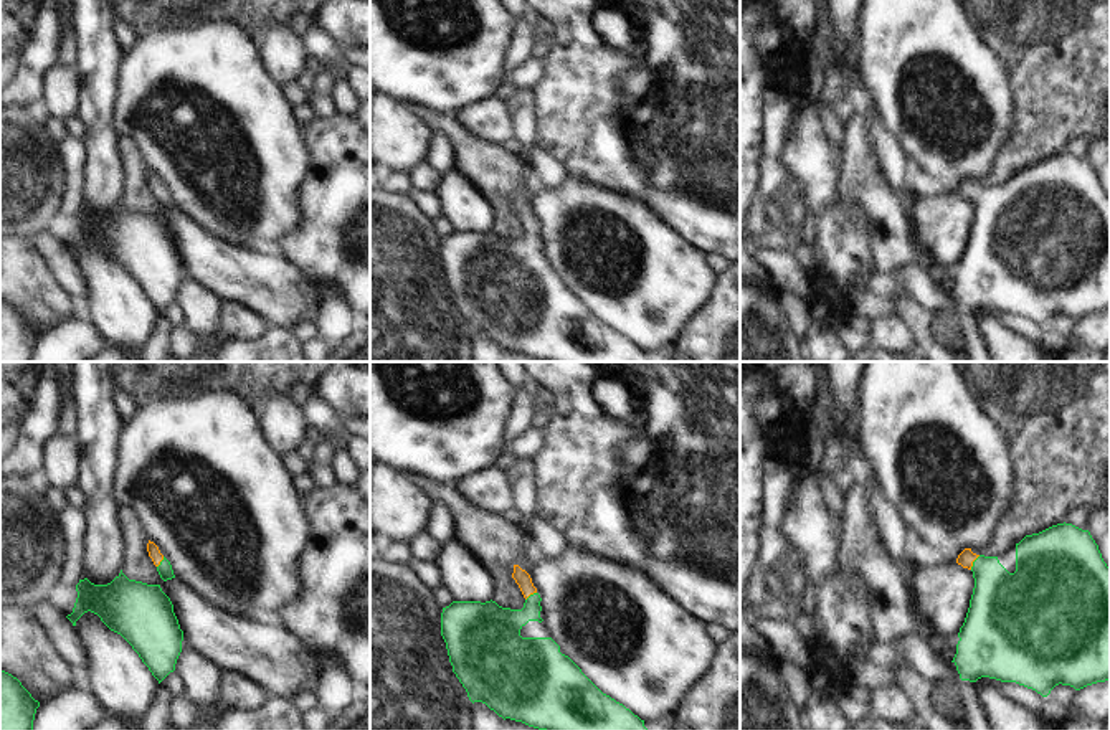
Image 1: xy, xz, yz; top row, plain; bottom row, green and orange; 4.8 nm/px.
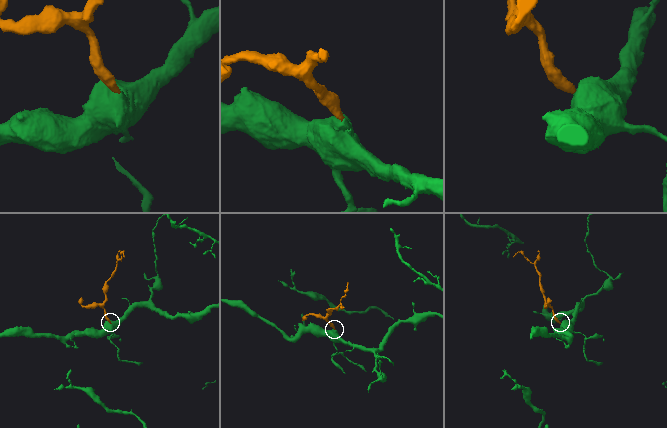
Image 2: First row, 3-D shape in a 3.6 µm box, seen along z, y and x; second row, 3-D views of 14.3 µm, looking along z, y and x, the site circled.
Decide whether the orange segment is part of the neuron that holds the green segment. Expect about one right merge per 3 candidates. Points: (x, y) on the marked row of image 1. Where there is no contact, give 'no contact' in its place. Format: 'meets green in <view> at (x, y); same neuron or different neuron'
meets green in yz at (973, 562); same neuron

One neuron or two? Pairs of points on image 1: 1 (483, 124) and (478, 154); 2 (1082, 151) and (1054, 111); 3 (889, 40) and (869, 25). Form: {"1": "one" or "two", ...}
{"1": "two", "2": "two", "3": "one"}

